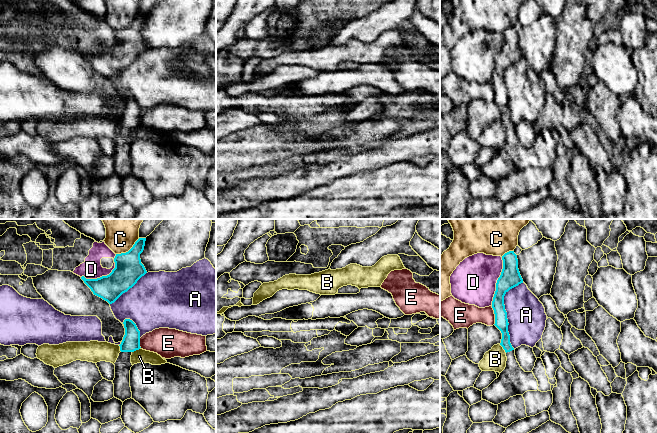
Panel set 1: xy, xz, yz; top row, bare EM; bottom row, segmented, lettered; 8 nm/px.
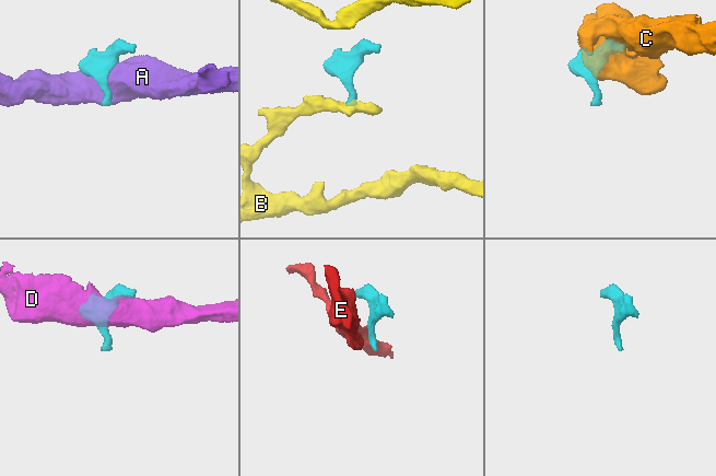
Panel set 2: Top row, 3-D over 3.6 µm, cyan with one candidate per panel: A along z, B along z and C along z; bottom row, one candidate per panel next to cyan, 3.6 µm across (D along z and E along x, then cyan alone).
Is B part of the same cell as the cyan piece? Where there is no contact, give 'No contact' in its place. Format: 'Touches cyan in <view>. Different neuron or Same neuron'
Touches cyan in xy. Different neuron

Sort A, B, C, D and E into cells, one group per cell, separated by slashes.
A / B / C D / E

